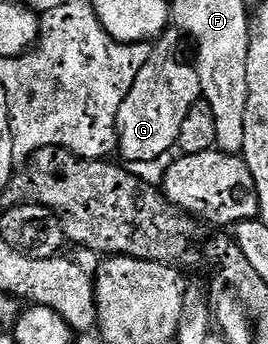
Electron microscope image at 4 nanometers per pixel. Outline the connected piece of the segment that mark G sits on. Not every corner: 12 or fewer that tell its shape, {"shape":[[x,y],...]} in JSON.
{"shape":[[171,50],[141,68],[119,109],[128,163],[176,149],[202,92]]}

